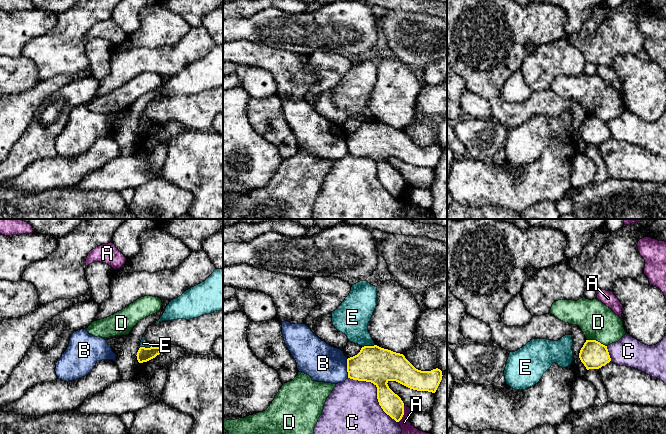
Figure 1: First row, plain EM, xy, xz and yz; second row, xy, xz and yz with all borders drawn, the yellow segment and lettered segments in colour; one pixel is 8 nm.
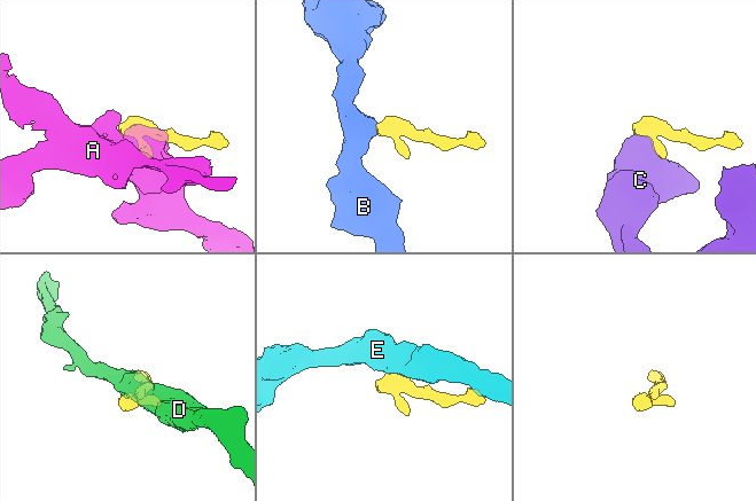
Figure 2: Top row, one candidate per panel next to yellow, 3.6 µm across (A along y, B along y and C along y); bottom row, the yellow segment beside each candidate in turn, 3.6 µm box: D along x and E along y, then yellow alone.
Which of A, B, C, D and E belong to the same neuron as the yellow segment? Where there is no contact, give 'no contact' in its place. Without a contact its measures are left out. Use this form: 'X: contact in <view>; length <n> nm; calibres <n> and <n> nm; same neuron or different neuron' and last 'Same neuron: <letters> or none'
A: contact in xz; length 140 nm; calibres 170 and 90 nm; different neuron
B: contact in xz; length 160 nm; calibres 300 and 300 nm; different neuron
C: contact in xz; length 550 nm; calibres 300 and 420 nm; different neuron
D: contact in yz; length 170 nm; calibres 220 and 300 nm; different neuron
E: contact in xz; length 110 nm; calibres 300 and 260 nm; different neuron
Same neuron: none

